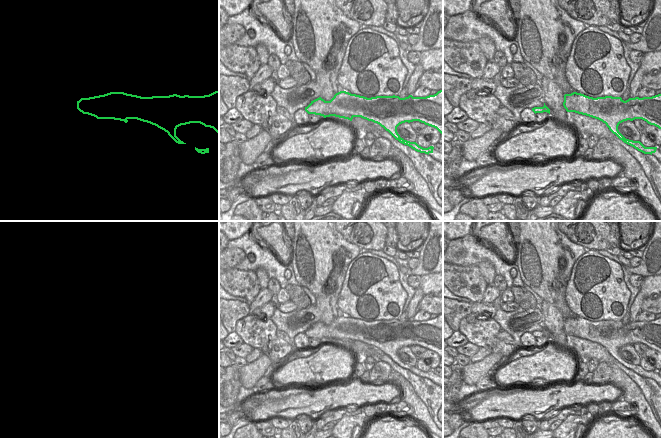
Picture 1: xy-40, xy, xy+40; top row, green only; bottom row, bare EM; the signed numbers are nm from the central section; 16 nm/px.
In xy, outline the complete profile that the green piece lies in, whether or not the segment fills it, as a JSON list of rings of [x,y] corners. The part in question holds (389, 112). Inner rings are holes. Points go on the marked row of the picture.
[[[443,89],[426,97],[409,95],[405,98],[395,95],[367,98],[340,91],[330,101],[321,97],[311,101],[305,111],[324,118],[335,116],[350,121],[361,117],[379,124],[400,143],[428,155],[433,153],[433,146],[423,148],[416,142],[404,140],[398,134],[397,127],[405,122],[419,121],[443,134]]]

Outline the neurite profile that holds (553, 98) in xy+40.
[[[542,77],[541,88],[544,92],[543,102],[550,109],[550,118],[563,127],[569,127],[568,112],[563,106],[564,94],[560,87],[547,77]]]

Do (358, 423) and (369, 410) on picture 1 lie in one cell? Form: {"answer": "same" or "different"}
{"answer": "different"}

